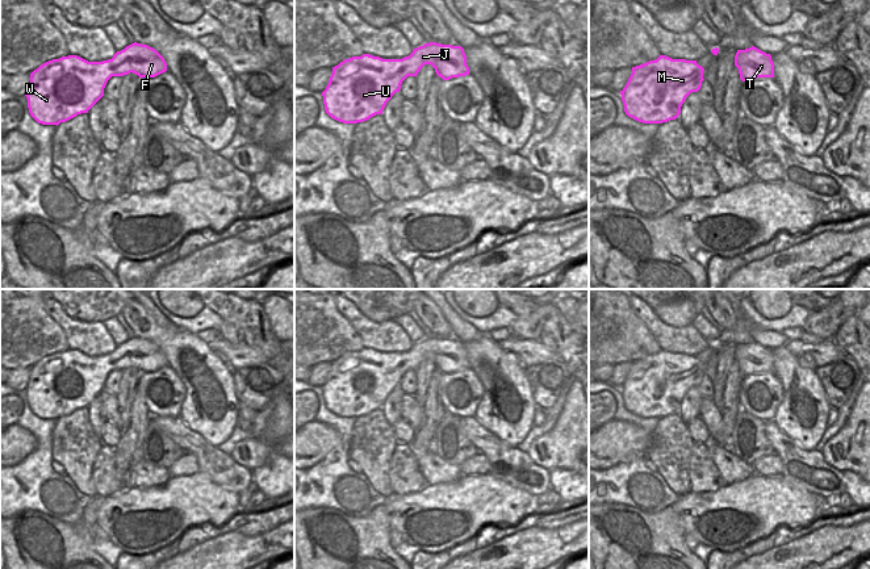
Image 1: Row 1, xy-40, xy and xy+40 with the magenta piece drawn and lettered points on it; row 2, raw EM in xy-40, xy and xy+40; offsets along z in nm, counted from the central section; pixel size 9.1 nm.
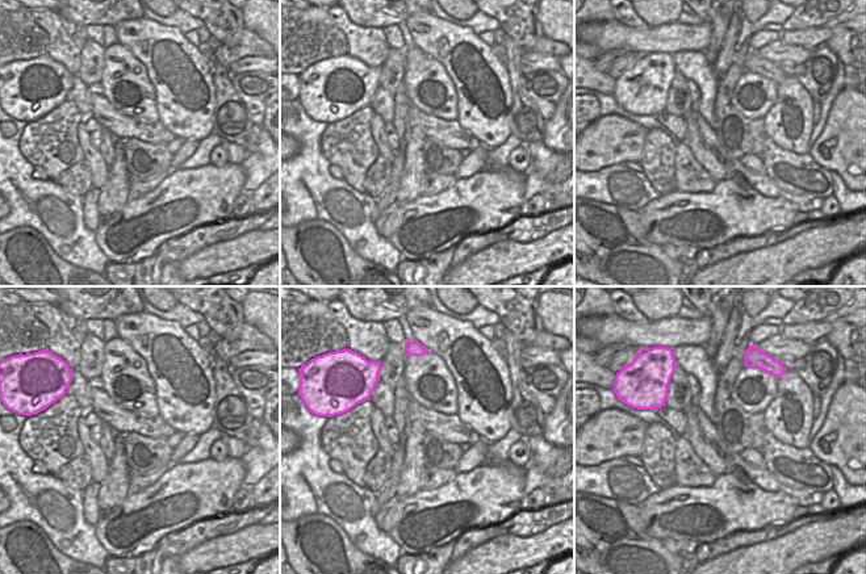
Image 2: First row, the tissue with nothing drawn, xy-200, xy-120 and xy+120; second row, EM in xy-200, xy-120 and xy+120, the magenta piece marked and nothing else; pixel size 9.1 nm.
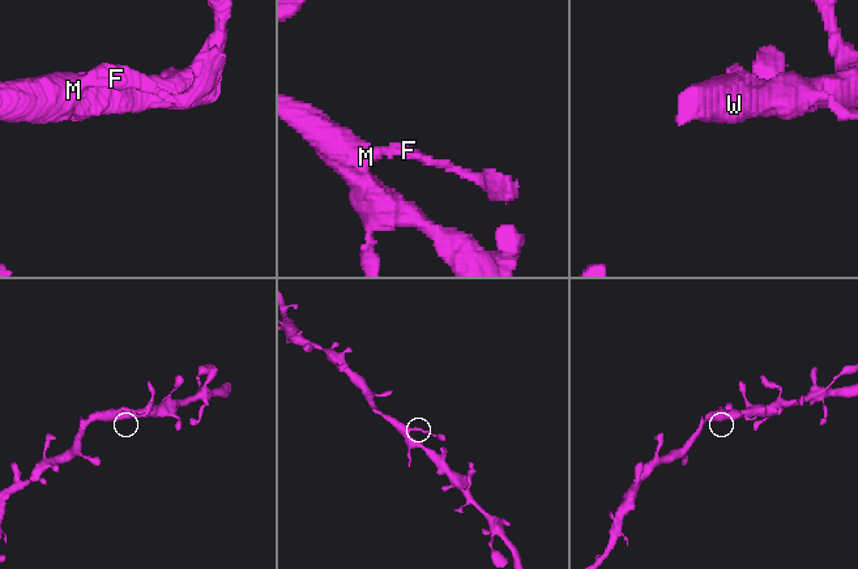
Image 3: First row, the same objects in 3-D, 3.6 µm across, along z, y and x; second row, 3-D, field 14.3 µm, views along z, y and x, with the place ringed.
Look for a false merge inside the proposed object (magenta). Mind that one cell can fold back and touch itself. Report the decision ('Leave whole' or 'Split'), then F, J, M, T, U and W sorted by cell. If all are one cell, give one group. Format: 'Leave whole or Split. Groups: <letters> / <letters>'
Leave whole. Groups: F J M T U W

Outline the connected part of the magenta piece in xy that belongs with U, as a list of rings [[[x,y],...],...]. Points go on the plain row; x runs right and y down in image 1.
[[[424,338],[402,353],[382,353],[369,348],[344,353],[332,361],[326,384],[322,386],[326,407],[343,418],[357,418],[382,409],[386,397],[396,386],[400,386],[402,376],[407,371],[417,371],[424,359],[431,359],[443,375],[469,369],[467,351],[461,340]]]

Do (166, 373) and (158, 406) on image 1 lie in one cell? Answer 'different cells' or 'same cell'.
same cell

